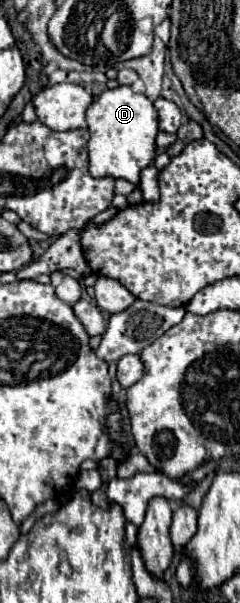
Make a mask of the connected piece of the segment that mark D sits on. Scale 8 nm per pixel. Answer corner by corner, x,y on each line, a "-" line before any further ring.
130,86
104,90
86,110
90,130
88,142
88,170
94,178
124,178
130,184
140,184
140,170
156,158
158,112
144,94
134,94

